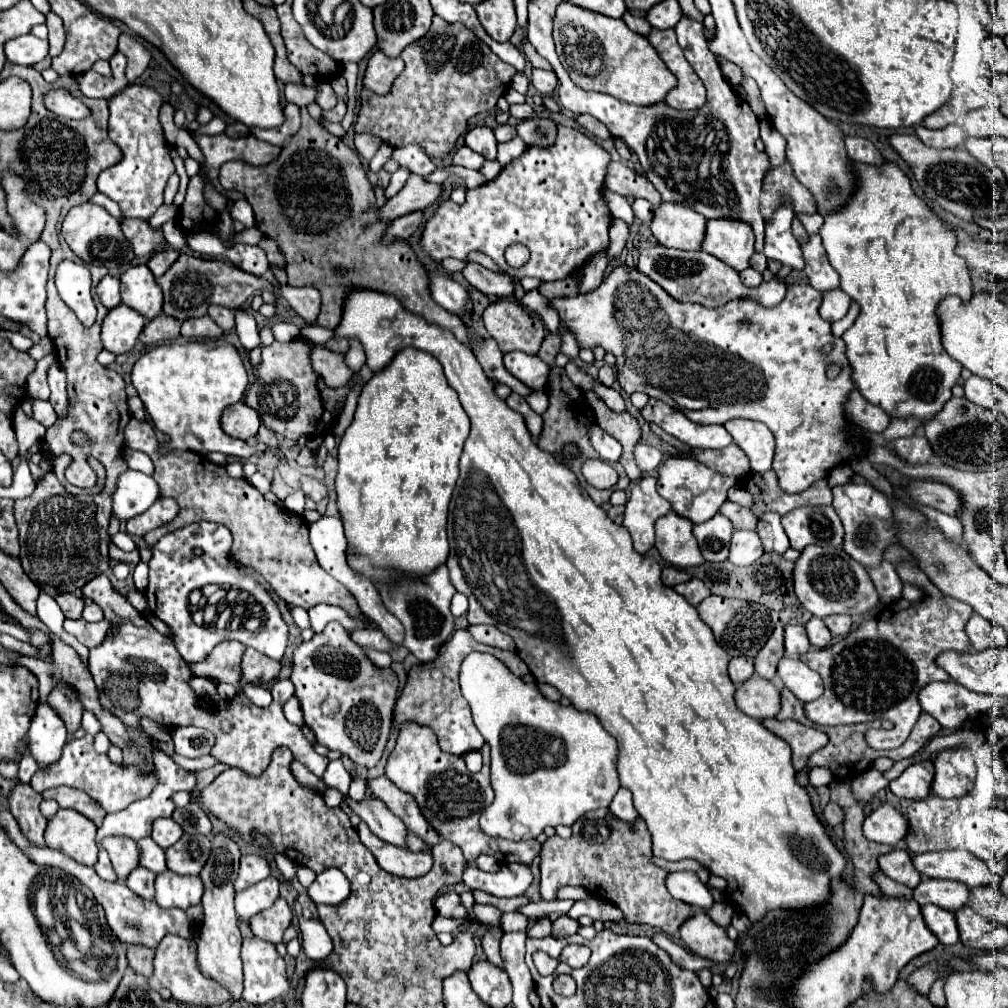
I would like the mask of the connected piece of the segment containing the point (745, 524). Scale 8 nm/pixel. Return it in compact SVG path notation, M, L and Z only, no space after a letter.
M727 500L721 510L719 510L723 516L727 516L731 522L733 522L733 528L735 530L755 530L759 518L745 506L739 506L731 500Z

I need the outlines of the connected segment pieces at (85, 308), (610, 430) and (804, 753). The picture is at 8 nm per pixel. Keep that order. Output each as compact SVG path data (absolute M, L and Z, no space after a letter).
M65 260L58 265L55 284L63 302L79 316L83 326L95 322L95 304L91 298L91 274L87 266Z
M585 392L585 402L591 406L597 424L623 446L623 458L619 458L619 462L625 468L631 482L637 482L641 478L641 470L637 468L637 464L633 460L633 448L641 438L637 420L627 412L617 414L613 410L609 410L595 392Z
M771 718L771 720L763 720L761 724L791 746L791 752L793 752L791 760L793 760L793 768L797 772L807 764L807 758L815 750L819 750L827 744L827 734L823 730L813 728L813 726L803 726L795 720L779 722L779 720Z

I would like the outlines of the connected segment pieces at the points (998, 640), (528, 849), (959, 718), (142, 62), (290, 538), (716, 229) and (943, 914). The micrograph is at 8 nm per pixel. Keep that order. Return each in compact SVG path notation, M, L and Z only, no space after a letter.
M973 614L969 618L965 632L967 632L975 650L1007 646L1005 630L1001 626L995 626L993 622L987 622L987 618L979 618L979 614Z
M405 724L399 732L397 744L387 760L387 778L401 790L409 792L419 804L427 822L435 828L441 840L455 842L463 850L465 860L471 864L479 854L491 854L501 864L525 862L529 864L541 850L537 840L511 842L505 838L487 838L479 830L479 814L493 802L493 790L489 782L489 746L483 746L483 768L477 774L469 774L463 756L451 756L437 744L437 736L427 726Z
M931 682L919 692L923 712L931 714L945 730L959 730L967 720L985 714L995 706L995 696L977 694L965 686L949 682Z
M127 34L119 36L119 52L125 54L125 58L127 58L125 76L129 78L129 82L139 78L145 72L147 64L151 62L151 54L141 46L141 42L137 42L135 38L131 38Z
M131 418L127 422L125 442L127 442L127 448L143 450L145 454L151 456L151 460L155 464L153 478L159 482L161 496L175 498L181 508L179 516L173 522L169 522L145 536L147 546L153 546L161 536L165 536L177 528L183 528L187 524L193 524L199 520L219 522L219 524L227 526L233 534L231 556L241 566L247 566L251 570L255 570L257 574L261 574L287 604L309 610L309 608L325 602L325 604L333 604L333 606L347 610L347 614L351 614L351 618L365 618L365 614L361 614L351 592L343 584L335 582L335 578L331 578L319 566L315 552L311 550L311 542L309 542L309 534L307 534L307 526L305 526L303 518L299 518L293 512L289 516L287 510L279 510L273 502L265 500L263 494L259 494L251 486L251 482L247 482L245 478L239 478L239 480L231 478L223 466L209 462L205 456L199 456L199 454L187 452L187 450L173 450L167 456L157 456L155 450L159 446L159 442L157 442L155 430L145 420Z
M707 220L703 250L733 270L741 272L749 266L755 236L745 222L739 220Z
M925 904L925 906L921 906L921 914L923 914L927 928L935 934L935 938L941 944L955 944L959 940L953 912L947 912L933 904Z

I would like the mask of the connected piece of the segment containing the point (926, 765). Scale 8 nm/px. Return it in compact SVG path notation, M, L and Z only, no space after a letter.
M923 760L907 766L899 778L889 782L889 788L895 796L917 800L929 796L931 782L933 782L933 762Z

